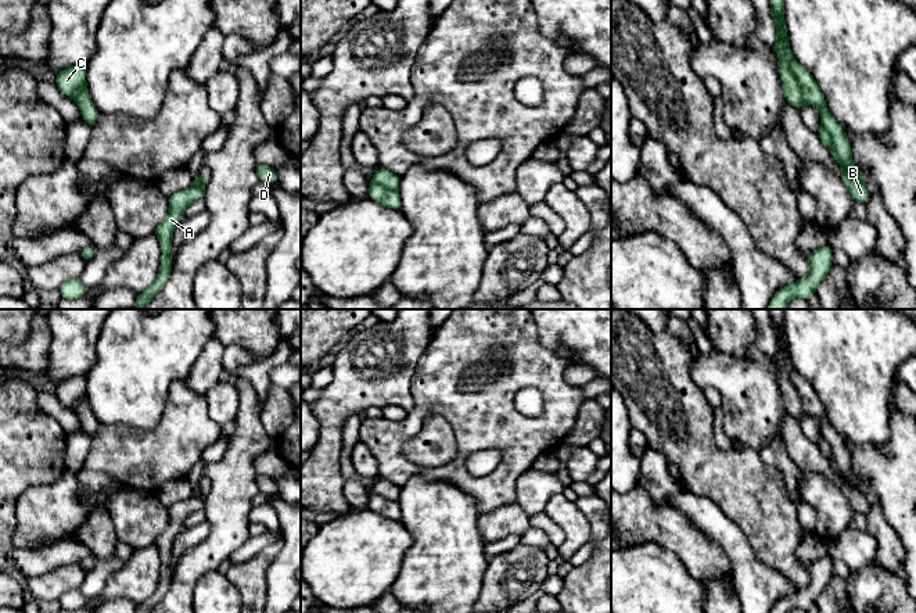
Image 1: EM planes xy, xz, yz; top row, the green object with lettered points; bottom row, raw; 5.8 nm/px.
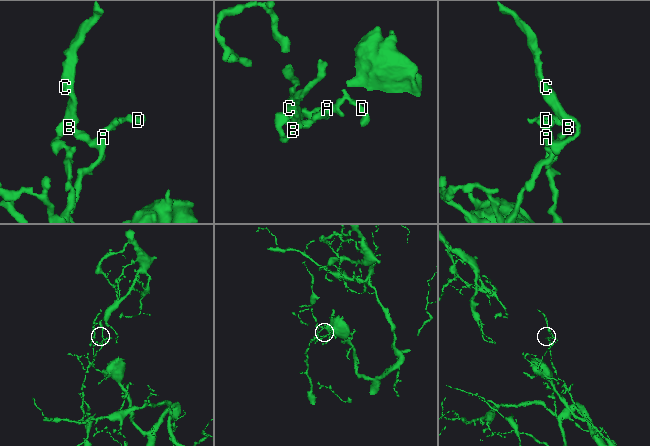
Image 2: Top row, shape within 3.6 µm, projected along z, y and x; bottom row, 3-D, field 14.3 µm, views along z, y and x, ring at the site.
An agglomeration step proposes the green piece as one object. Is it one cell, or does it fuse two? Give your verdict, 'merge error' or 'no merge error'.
merge error

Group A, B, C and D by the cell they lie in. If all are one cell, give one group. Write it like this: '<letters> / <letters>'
A B D / C

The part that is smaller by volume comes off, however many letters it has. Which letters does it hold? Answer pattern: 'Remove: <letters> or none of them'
Remove: A, B, D

